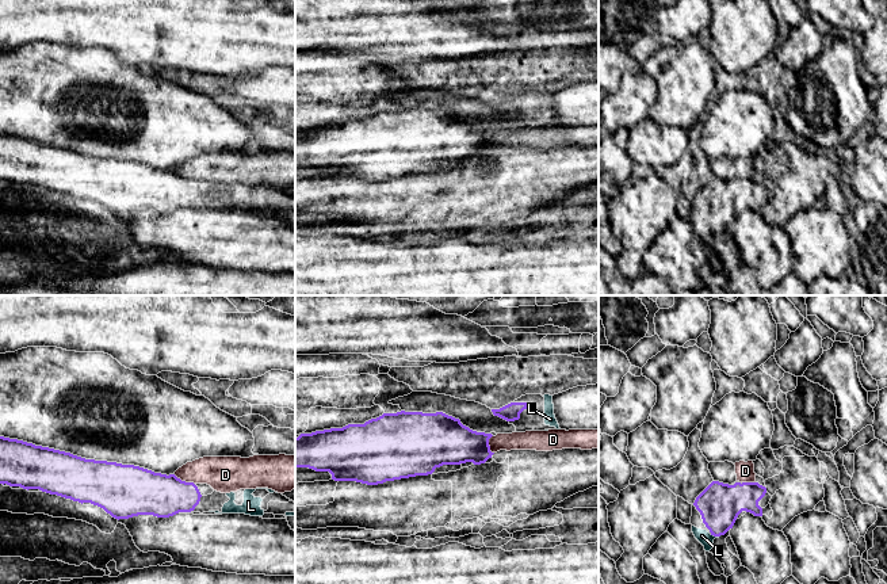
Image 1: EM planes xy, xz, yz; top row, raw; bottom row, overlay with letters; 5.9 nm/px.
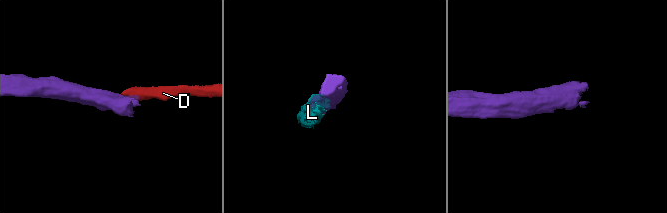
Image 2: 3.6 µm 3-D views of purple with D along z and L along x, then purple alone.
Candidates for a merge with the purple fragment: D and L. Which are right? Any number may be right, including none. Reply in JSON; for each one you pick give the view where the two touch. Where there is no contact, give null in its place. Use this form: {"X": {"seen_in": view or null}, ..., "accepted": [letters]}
{"L": {"seen_in": "yz"}, "accepted": ["L"]}

